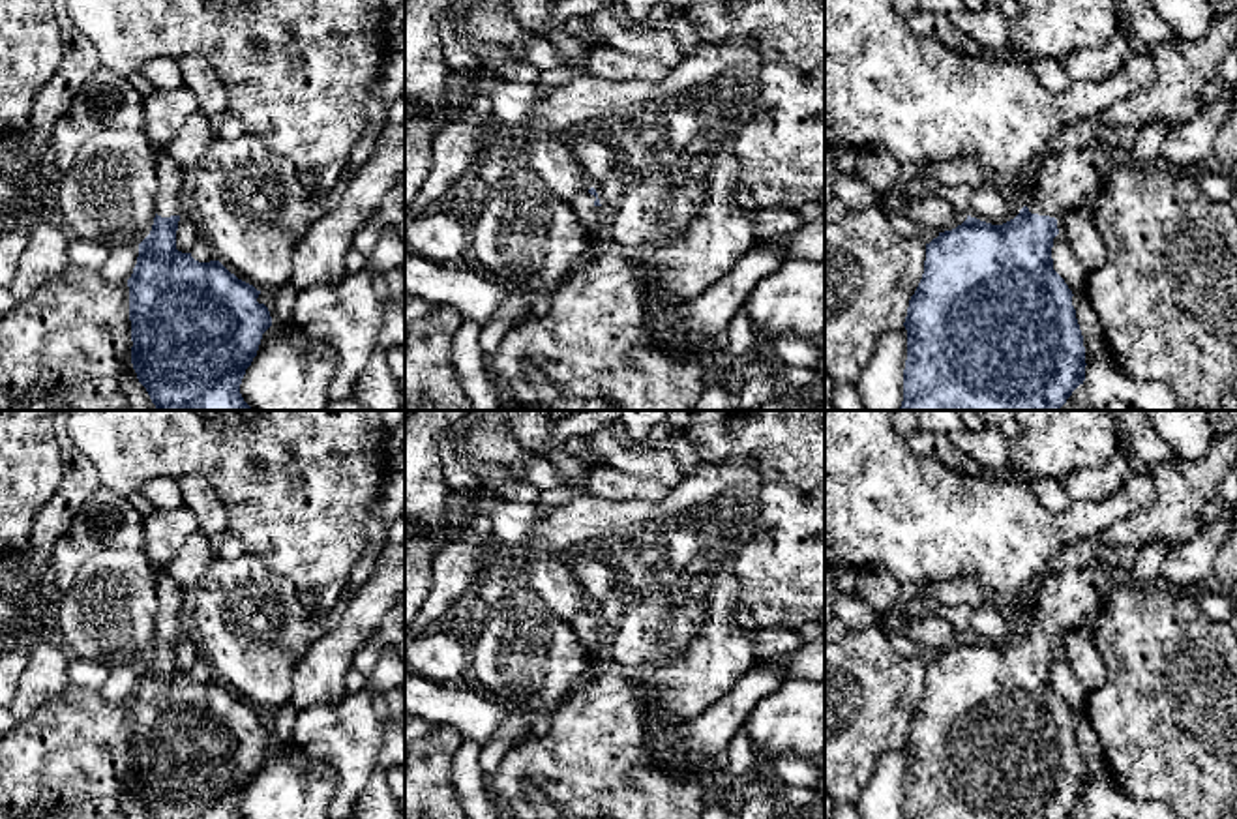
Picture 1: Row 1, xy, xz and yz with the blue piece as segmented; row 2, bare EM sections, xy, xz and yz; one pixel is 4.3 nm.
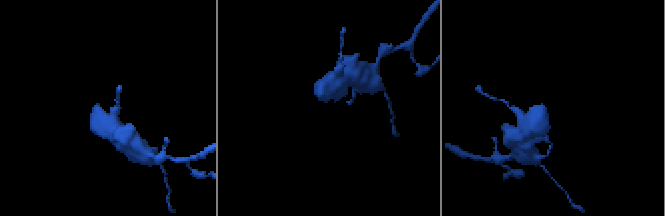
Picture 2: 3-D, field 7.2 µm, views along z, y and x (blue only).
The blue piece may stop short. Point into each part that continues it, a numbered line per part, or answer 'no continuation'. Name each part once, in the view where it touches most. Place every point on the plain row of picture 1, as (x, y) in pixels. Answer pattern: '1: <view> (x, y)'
1: yz (1073, 598)

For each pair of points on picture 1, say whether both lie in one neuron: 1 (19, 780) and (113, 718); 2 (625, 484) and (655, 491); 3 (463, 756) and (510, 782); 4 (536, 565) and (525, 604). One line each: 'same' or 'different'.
1: same
2: same
3: different
4: different

